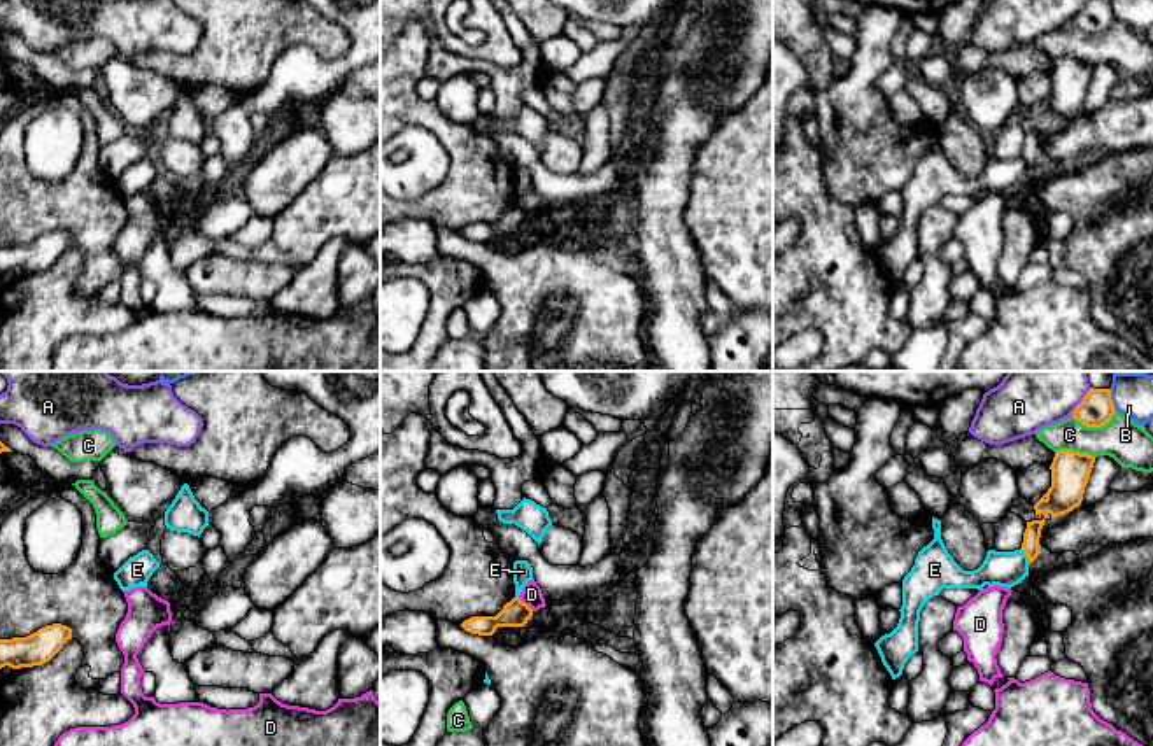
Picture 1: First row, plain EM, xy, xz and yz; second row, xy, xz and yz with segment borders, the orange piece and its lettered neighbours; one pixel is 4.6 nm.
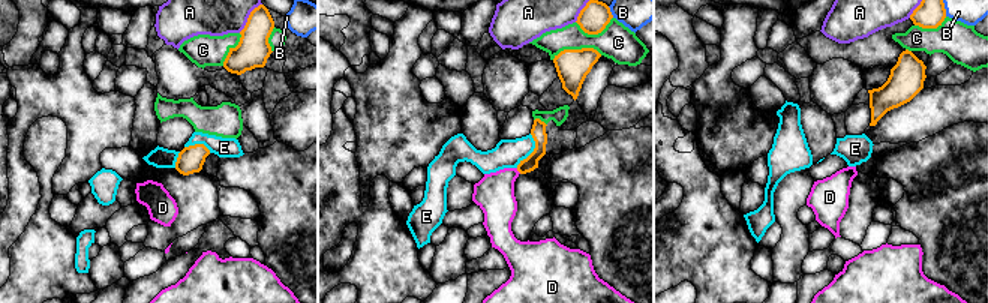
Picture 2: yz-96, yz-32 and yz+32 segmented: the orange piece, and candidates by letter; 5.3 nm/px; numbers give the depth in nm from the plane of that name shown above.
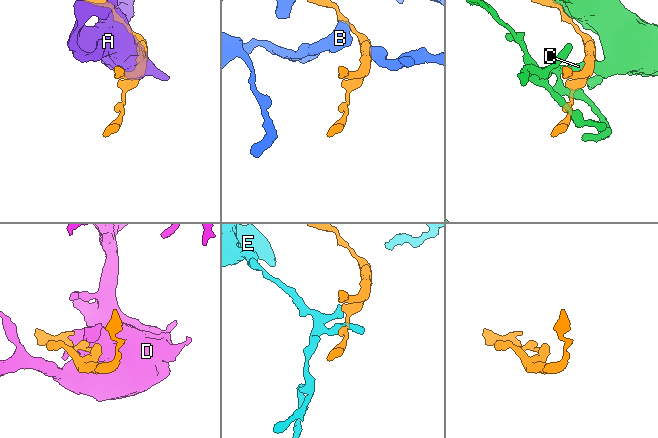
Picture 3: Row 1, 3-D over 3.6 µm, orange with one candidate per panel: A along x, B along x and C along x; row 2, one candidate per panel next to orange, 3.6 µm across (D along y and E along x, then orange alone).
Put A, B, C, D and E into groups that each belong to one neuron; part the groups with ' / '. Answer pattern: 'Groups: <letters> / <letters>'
Groups: A / B / C / D / E

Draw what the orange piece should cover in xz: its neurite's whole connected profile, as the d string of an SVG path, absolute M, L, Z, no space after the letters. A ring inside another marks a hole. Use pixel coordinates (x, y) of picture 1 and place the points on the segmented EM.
M513 597L496 616L471 616L461 623L466 632L492 636L498 627L524 627L533 616L533 609Z

